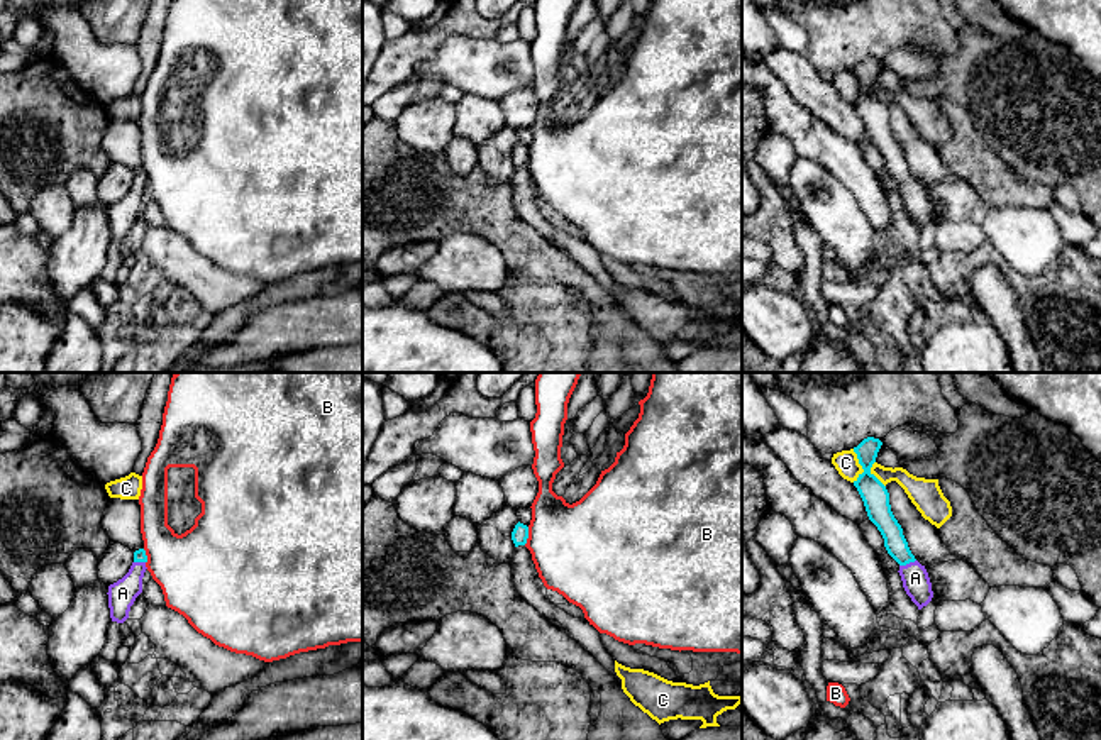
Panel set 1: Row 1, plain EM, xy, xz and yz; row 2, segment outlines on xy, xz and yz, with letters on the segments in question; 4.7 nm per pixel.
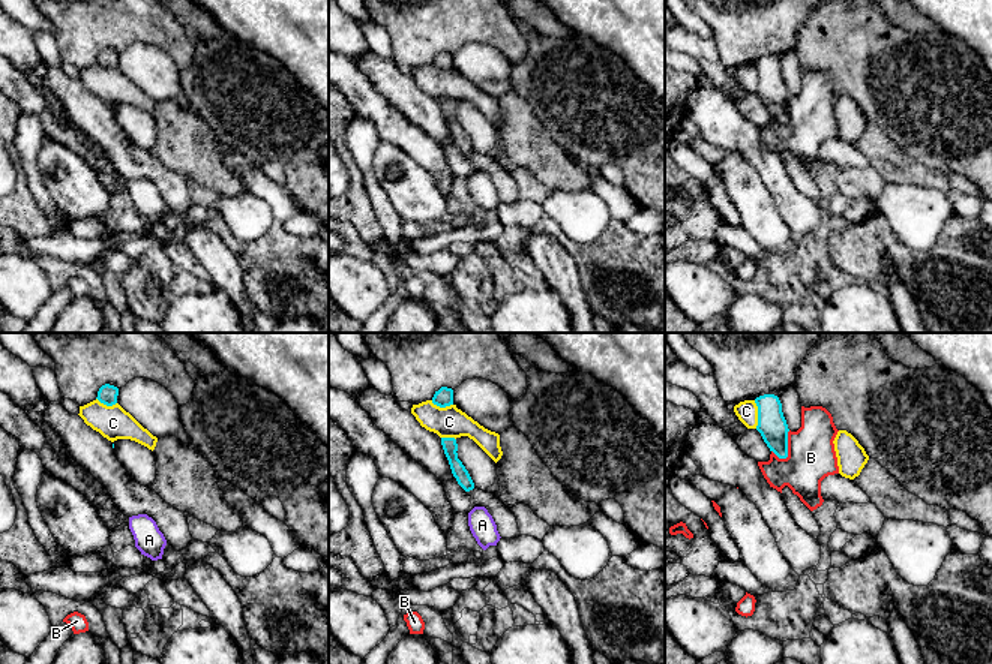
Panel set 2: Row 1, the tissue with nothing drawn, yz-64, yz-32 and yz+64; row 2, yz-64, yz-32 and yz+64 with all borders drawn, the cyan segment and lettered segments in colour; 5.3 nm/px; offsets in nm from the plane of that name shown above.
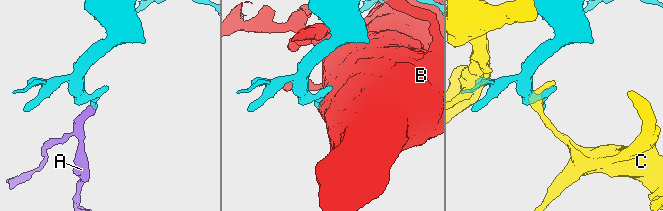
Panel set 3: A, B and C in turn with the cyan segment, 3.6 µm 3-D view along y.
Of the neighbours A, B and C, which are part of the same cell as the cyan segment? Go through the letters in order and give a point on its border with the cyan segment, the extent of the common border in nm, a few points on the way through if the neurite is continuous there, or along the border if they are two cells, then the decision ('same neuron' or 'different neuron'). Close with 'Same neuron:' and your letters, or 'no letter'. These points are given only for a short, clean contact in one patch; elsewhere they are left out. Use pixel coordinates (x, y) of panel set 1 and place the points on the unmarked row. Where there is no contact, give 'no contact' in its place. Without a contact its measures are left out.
A: meets cyan in yz at (907, 183); contact 90 nm long; runs through yz (895, 163), (907, 183), (915, 198); same neuron
B: meets cyan in xz at (527, 156); contact 90 nm long; different neuron
C: meets cyan in yz at (861, 85); contact 160 nm long; different neuron
Same neuron: A

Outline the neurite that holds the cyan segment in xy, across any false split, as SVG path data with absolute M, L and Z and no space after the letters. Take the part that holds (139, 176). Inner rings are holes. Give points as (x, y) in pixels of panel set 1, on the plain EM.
M144 169L134 173L134 183L129 193L108 207L108 229L112 242L124 244L129 239L130 227L142 213L142 198L146 193L147 176Z

